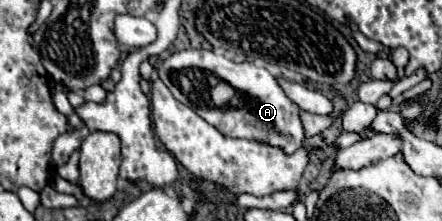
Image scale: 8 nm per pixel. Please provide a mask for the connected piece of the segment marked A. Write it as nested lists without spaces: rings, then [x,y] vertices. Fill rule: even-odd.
[[[184,49],[184,51],[174,51],[170,57],[158,63],[156,67],[160,81],[174,93],[174,97],[194,109],[200,117],[204,117],[210,125],[214,125],[220,133],[226,137],[242,137],[242,139],[256,139],[264,141],[274,147],[282,147],[286,153],[294,153],[298,147],[306,143],[308,149],[322,147],[324,141],[320,135],[306,139],[304,137],[304,127],[300,123],[300,107],[286,97],[278,81],[264,69],[258,67],[250,61],[244,63],[234,63],[228,57],[214,53],[214,51],[198,51],[198,49]],[[210,79],[216,81],[212,87],[220,81],[226,81],[238,91],[238,105],[226,105],[226,107],[216,107],[210,99]],[[250,97],[250,99],[248,99]],[[244,103],[244,105],[242,105]]]

